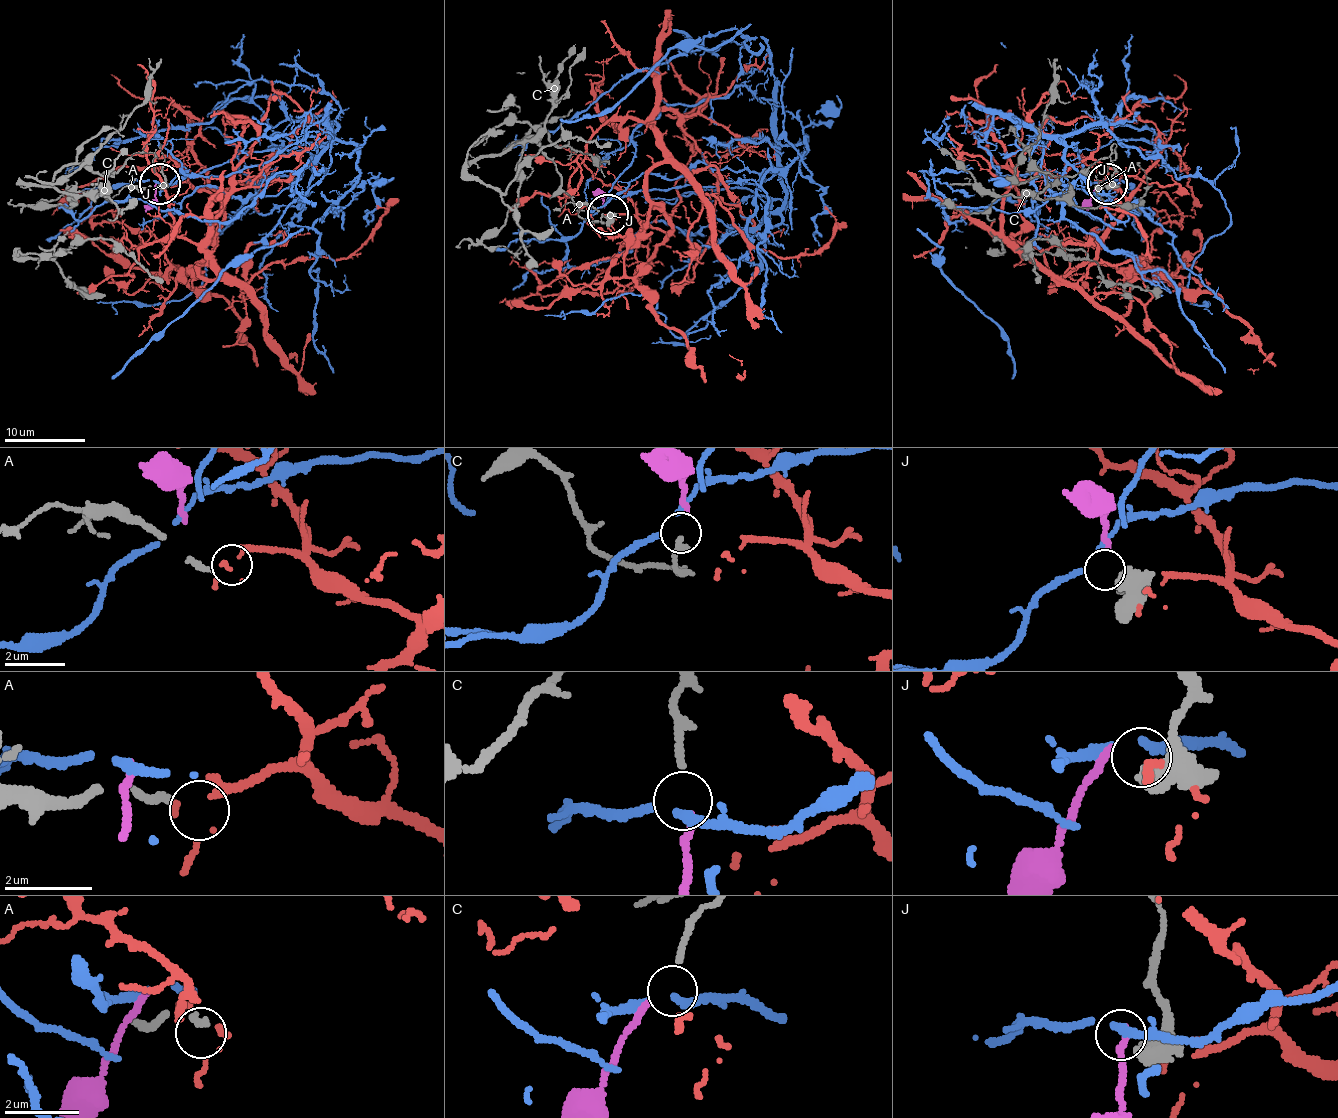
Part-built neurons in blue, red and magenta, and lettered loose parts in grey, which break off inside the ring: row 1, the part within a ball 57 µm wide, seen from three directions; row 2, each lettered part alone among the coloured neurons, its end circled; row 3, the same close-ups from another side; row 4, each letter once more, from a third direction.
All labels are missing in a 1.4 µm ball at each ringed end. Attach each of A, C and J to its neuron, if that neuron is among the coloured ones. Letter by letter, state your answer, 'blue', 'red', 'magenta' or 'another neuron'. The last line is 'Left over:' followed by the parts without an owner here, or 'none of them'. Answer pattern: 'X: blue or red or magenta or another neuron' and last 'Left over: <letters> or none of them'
A: red
C: magenta
J: another neuron
Left over: J

